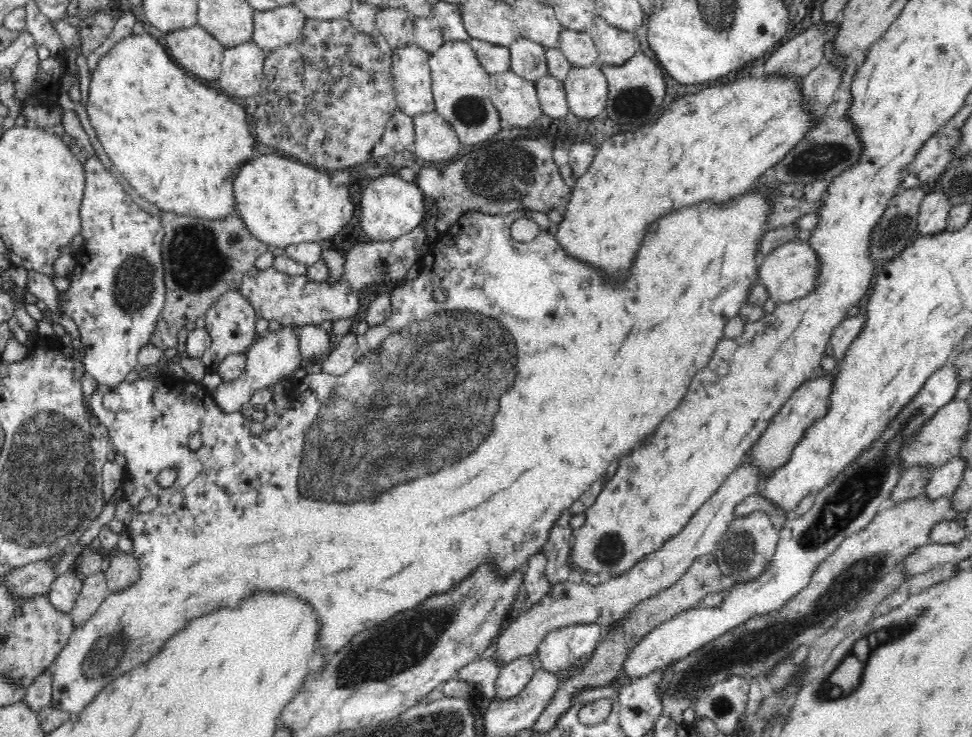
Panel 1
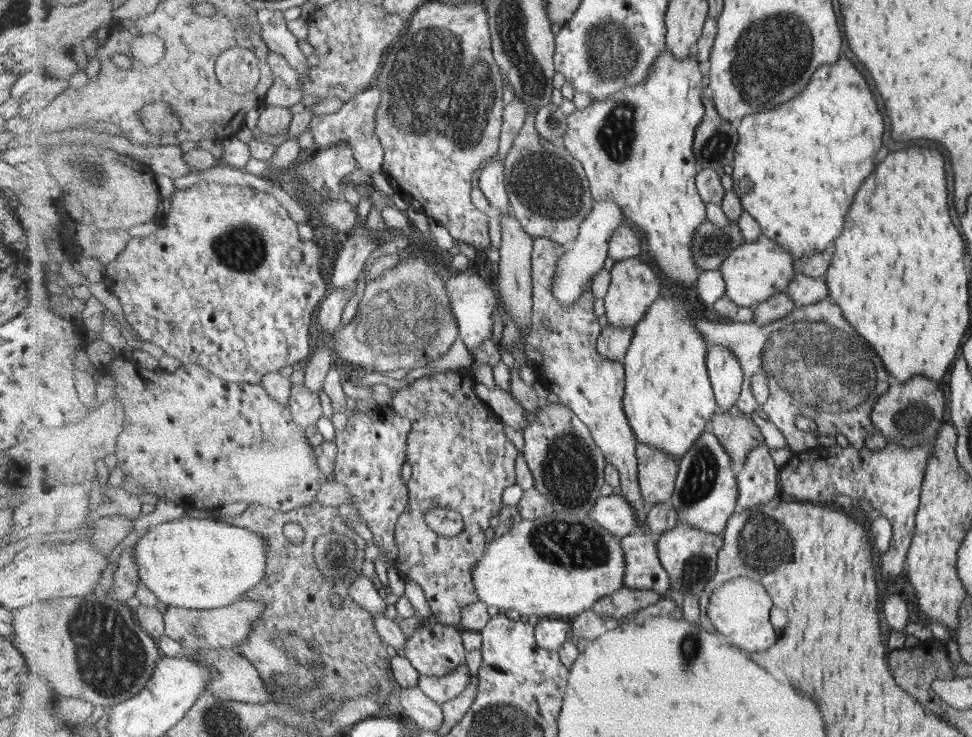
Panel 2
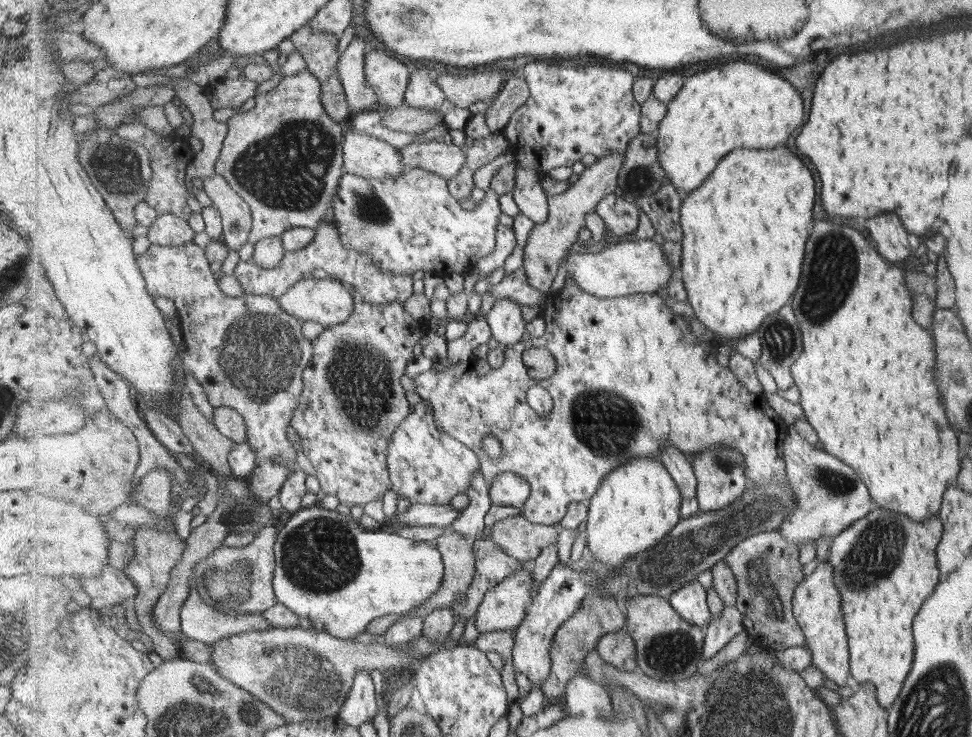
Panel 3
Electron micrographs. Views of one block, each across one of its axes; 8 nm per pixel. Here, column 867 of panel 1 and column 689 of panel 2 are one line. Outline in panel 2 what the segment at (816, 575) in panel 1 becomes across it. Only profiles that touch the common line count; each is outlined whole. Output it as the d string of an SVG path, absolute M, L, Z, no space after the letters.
M680 521L673 530L664 532L658 540L658 555L661 565L669 573L671 592L674 589L682 594L700 596L718 570L718 555L724 542L725 536L703 532Z

